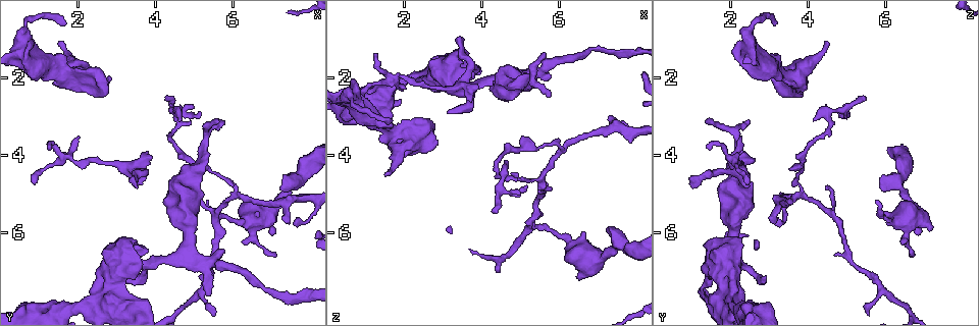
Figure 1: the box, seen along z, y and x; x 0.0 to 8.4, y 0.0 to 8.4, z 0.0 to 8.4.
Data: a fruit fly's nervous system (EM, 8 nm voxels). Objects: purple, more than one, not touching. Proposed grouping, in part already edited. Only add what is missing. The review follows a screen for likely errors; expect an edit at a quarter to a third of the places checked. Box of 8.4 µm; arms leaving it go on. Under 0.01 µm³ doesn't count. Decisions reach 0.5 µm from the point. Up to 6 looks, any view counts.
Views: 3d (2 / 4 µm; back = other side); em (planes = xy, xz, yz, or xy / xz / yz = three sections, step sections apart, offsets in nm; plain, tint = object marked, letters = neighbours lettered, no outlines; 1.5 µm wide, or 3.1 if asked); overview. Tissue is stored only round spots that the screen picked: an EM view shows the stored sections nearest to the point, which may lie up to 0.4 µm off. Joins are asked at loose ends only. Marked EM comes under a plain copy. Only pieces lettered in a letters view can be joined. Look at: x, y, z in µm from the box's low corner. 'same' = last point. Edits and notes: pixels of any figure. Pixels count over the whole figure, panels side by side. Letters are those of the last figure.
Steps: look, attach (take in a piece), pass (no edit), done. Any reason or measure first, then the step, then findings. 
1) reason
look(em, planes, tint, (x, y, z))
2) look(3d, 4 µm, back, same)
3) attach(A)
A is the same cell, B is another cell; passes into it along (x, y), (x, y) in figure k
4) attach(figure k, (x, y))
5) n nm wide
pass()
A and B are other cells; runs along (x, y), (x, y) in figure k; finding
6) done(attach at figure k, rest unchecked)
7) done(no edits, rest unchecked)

tapers out
look(3d, 2 µm, (7.90, 5.80, 3.35))

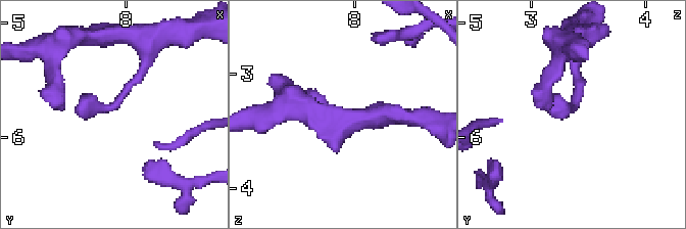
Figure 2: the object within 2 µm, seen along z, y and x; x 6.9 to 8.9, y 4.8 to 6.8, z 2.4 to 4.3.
look(em, planes, letters, (7.94, 5.72, 3.40))

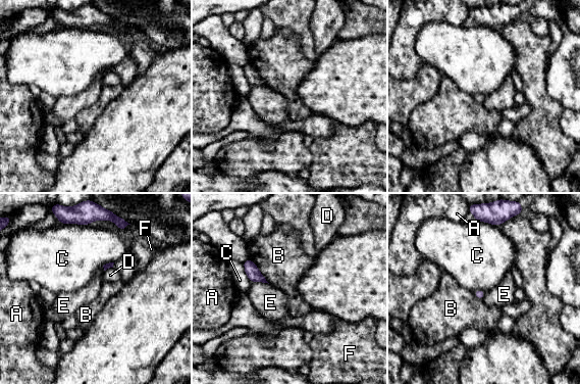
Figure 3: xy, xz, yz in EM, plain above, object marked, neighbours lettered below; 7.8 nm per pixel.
pass()
A, B, C, D, E and F are other cells; border along (248, 258), (257, 267), (269, 283) in figure 3; no lettered piece goes on from it

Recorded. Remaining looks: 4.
thin end
look(3d, 4 µm, back, (5.30, 5.15, 5.70))

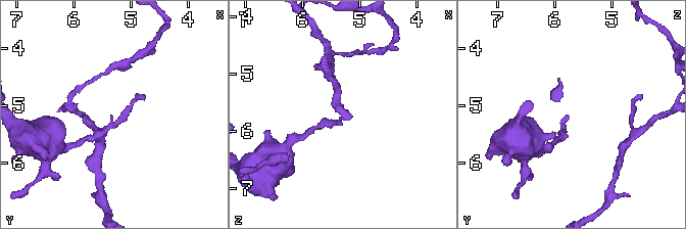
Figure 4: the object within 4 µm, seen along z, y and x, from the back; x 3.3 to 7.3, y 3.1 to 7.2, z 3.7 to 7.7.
look(em, xy, step 4, letters, (5.35, 5.15, 5.75))

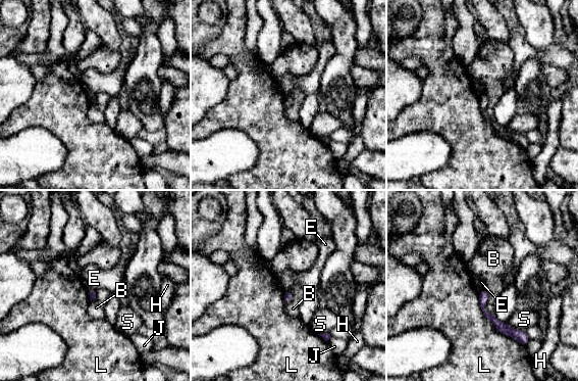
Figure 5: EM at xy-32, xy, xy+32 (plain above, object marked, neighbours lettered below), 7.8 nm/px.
look(em, planes, letters, same)

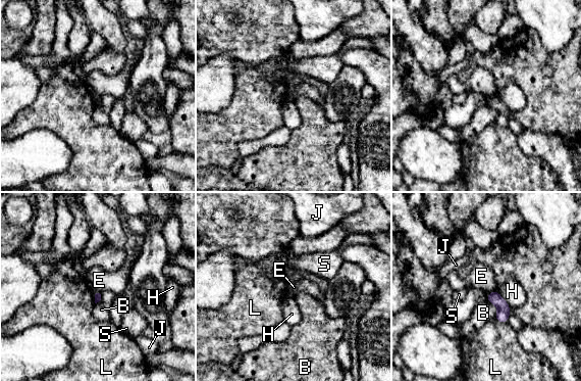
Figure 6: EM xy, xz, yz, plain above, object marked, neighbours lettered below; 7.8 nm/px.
pass()
B, E, H, J, L and S are other cells; border along (494, 290), (486, 294) in figure 6; none of them fits

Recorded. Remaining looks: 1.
free end
look(em, planes, letters, (5.75, 3.15, 2.45))

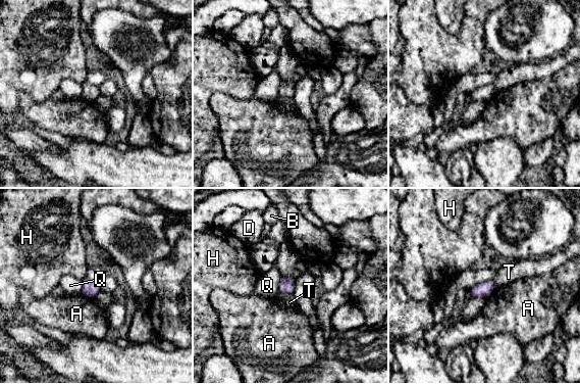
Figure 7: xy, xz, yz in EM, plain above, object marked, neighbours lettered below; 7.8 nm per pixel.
Q touches over 140 nm
pass()
A, B, D, H, Q and T are other cells; border along (81, 292), (93, 298) in figure 7; none of them fits

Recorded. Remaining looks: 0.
done(no edits, rest unchecked)

